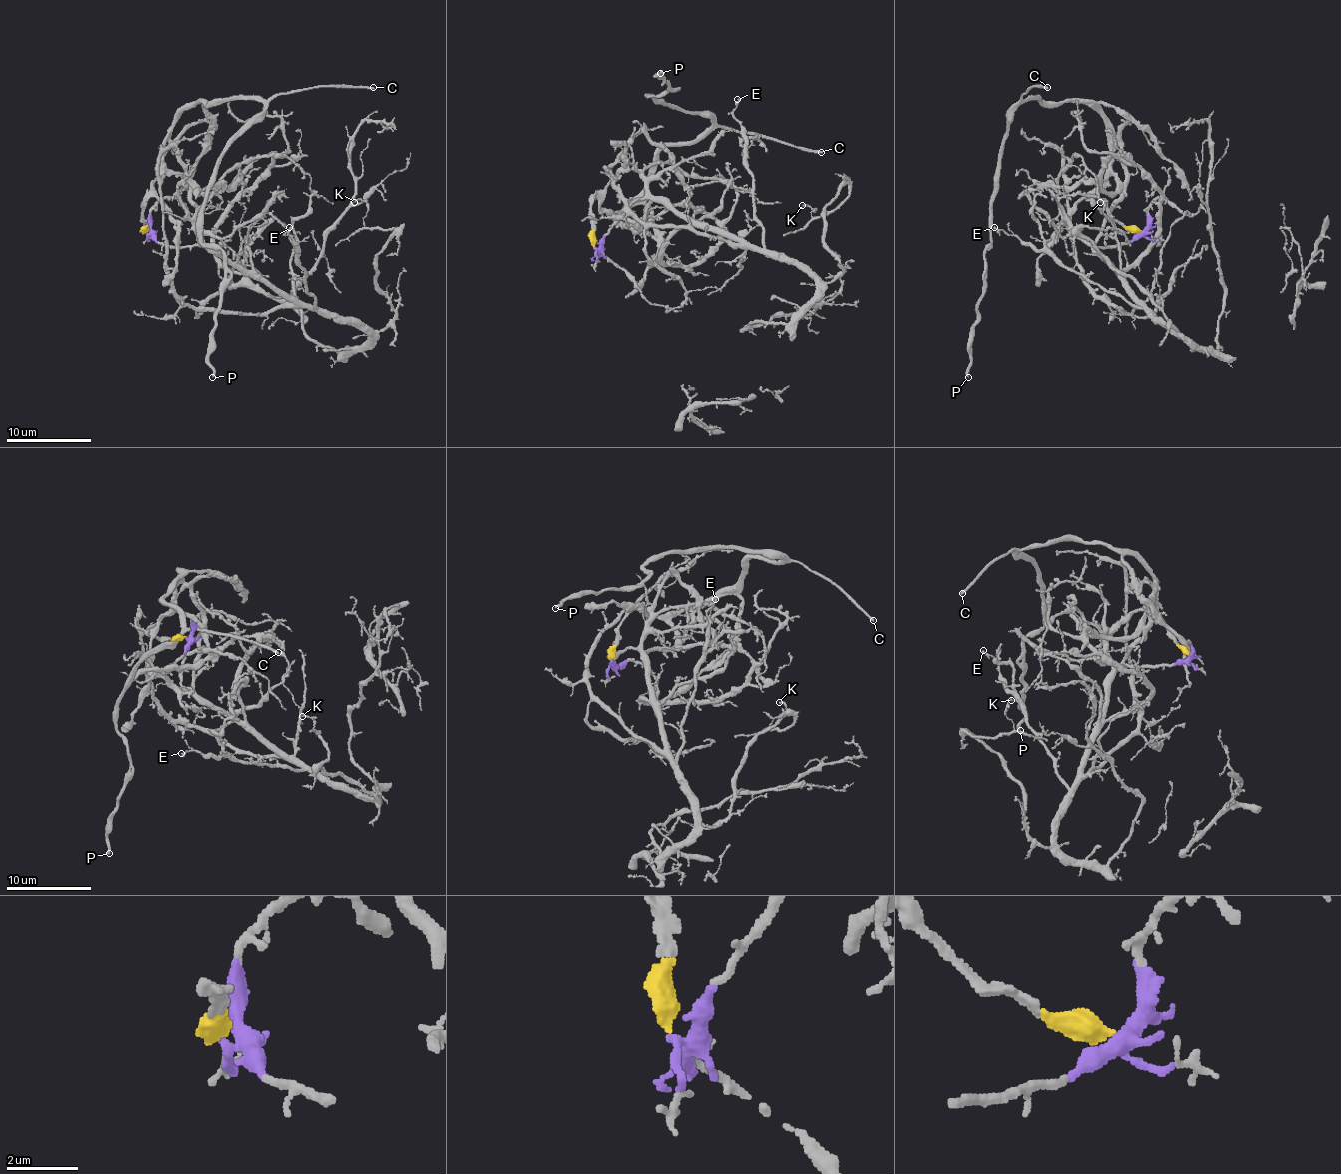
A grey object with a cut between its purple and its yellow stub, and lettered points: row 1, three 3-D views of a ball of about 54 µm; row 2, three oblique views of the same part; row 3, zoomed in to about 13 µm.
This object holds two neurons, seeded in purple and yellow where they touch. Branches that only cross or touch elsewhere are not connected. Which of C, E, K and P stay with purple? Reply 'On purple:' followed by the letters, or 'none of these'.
On purple: E, K

